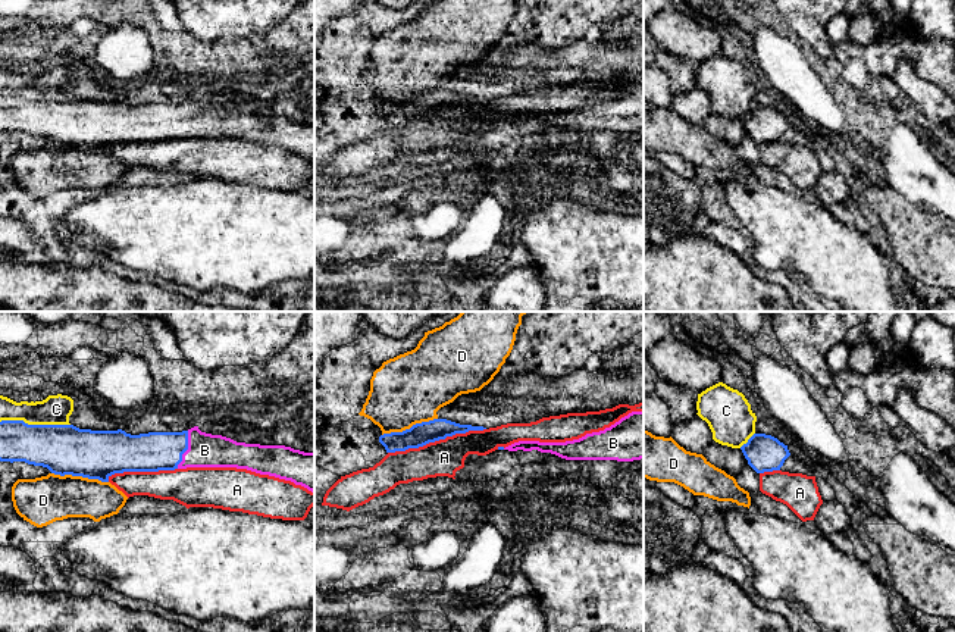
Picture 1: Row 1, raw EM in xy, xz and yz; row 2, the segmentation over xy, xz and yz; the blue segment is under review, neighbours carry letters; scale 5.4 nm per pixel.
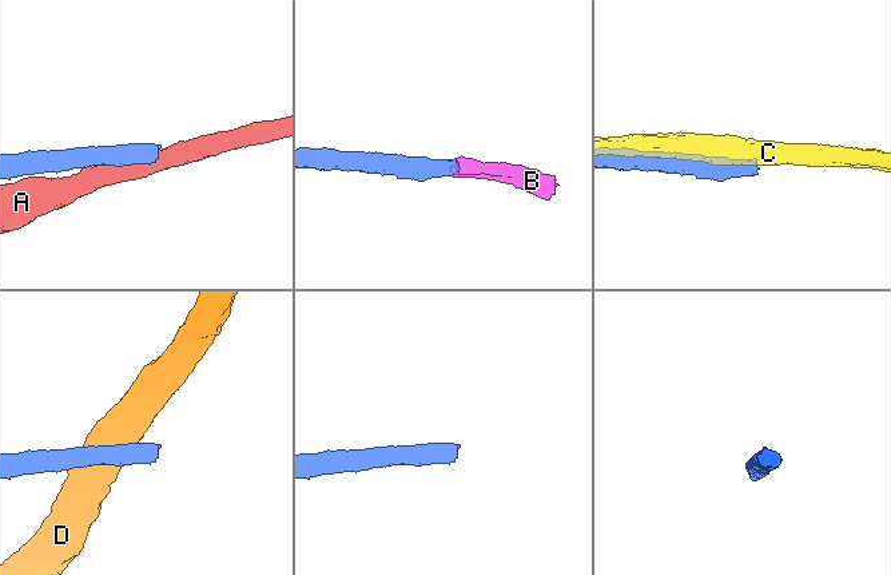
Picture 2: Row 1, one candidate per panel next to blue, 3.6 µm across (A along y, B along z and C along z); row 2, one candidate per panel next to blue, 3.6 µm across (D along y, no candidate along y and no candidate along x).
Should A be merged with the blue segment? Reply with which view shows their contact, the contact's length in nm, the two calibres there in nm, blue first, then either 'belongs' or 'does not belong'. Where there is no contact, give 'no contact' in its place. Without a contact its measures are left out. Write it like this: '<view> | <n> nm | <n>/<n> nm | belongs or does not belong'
xz | 550 nm | 130/200 nm | does not belong

